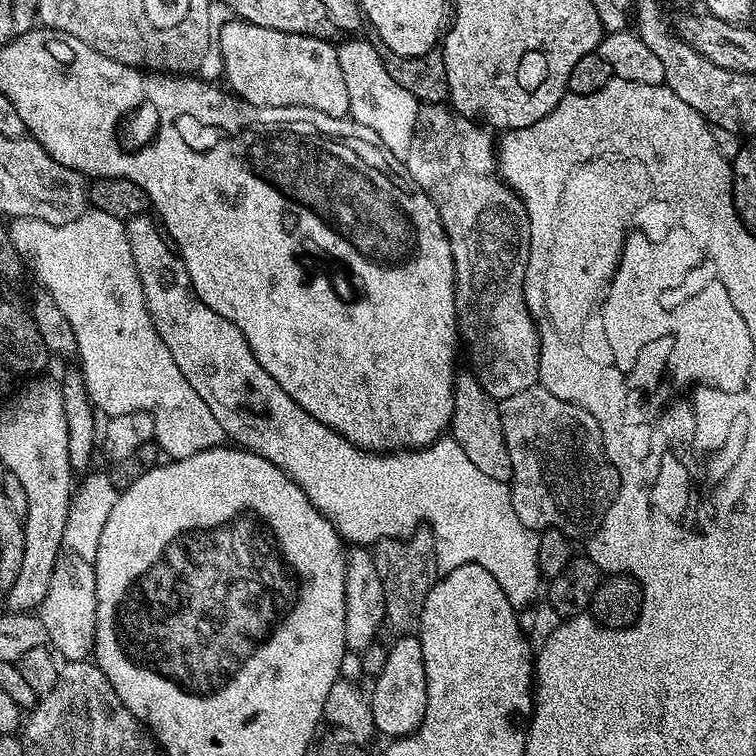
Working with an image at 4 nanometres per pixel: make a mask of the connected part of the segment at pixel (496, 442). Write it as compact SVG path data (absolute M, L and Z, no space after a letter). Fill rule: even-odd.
M460 370L456 373L454 382L454 414L450 425L450 436L462 446L466 458L495 480L505 482L511 481L512 463L510 454L506 450L506 438L502 434L502 418L500 417L500 406L493 396L486 394L478 382L478 378L471 371Z

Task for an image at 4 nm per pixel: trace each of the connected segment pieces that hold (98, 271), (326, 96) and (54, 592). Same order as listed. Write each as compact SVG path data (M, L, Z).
M85 210L74 222L65 224L45 224L41 220L21 216L11 221L10 235L17 253L26 257L31 275L32 272L36 275L39 287L53 296L58 309L66 316L66 322L72 324L74 338L77 339L79 371L93 405L101 413L104 411L105 417L131 412L150 413L156 422L157 437L176 436L174 456L177 460L225 443L226 437L222 426L218 426L218 418L214 418L214 414L210 414L210 406L198 398L198 390L186 382L186 374L178 370L166 342L162 342L158 330L154 330L154 322L146 310L142 282L134 266L134 254L130 254L125 221L95 210Z
M232 18L221 32L219 29L218 47L224 63L223 79L229 84L227 87L247 104L259 108L313 108L322 114L330 114L330 118L345 118L351 113L352 95L346 86L337 45L331 40L303 36L302 33L283 33Z
M71 554L61 555L60 559L57 560L56 565L54 566L54 572L50 574L50 586L46 590L46 598L40 604L38 609L38 615L42 626L46 626L46 634L48 635L48 644L51 645L53 649L64 660L87 660L93 655L95 646L96 646L96 565L91 560L83 560L77 556Z

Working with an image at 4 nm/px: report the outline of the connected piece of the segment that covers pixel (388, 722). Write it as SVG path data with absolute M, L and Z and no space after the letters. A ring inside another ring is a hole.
M400 634L384 660L384 669L376 676L376 685L370 691L372 727L377 733L399 738L408 736L424 723L426 714L426 662L422 658L419 635Z

